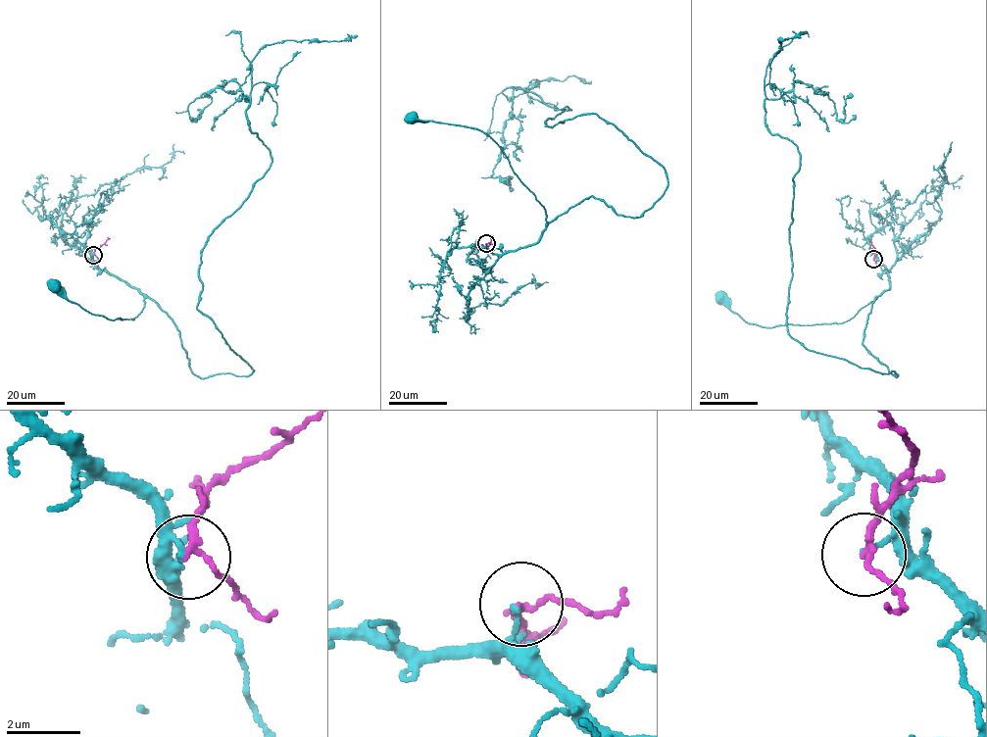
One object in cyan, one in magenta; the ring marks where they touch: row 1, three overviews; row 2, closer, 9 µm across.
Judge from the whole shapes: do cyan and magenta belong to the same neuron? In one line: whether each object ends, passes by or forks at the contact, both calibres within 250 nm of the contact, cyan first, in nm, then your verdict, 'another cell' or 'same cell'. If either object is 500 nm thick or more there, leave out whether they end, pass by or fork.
cyan ends there; magenta passes by; 140 nm thick on the cyan side, 150 nm on the other; another cell

